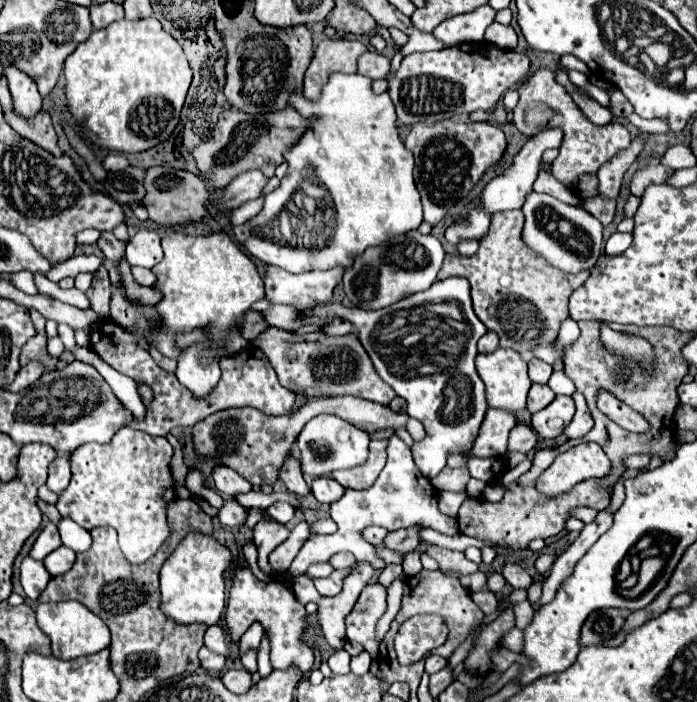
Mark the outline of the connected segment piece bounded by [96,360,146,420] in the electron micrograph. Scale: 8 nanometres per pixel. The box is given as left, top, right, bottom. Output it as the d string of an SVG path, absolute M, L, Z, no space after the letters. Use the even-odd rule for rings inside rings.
M104 360L98 364L96 370L112 386L112 392L118 396L118 400L136 416L136 420L144 420L146 406L140 402L140 396L136 392L136 382L124 374L120 374L118 370L112 370L112 366L108 366Z

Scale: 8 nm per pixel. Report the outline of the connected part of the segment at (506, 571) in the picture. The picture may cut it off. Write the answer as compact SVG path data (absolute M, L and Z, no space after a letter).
M504 564L500 574L506 578L506 582L512 588L528 588L532 584L532 578L526 570L522 570L518 564Z

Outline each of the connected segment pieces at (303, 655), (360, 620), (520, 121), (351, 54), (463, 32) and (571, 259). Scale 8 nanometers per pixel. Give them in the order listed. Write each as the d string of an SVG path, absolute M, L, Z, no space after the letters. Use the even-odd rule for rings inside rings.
M244 568L236 574L236 580L232 584L230 598L228 598L228 608L226 608L228 632L232 636L233 643L239 642L242 634L246 632L246 628L254 620L258 620L264 626L264 630L270 634L270 644L272 644L270 662L272 662L272 668L286 670L290 666L296 666L300 672L308 672L312 668L314 652L304 642L300 642L300 634L304 630L306 616L308 614L306 614L304 606L294 600L292 590L284 588L280 582L276 582L276 580L272 580L270 584L260 582L248 568Z
M374 582L360 592L352 612L344 618L348 640L360 642L372 658L378 656L380 642L376 640L376 624L384 612L386 612L386 586Z
M536 70L528 80L518 88L520 92L520 102L513 110L512 123L522 133L528 137L536 135L541 128L559 127L564 132L562 144L560 144L560 154L552 162L552 174L556 180L560 180L566 188L576 188L580 178L586 174L596 174L600 166L610 162L618 152L626 150L630 146L630 132L626 126L618 122L610 122L604 126L592 124L584 114L580 114L580 108L574 104L570 94L554 80L554 72L550 70ZM533 100L533 105L531 104ZM537 104L548 104L554 110L554 118L549 121L546 127L535 127L528 125L525 121L525 112L528 106L537 106Z
M326 38L316 46L314 58L304 76L304 96L308 100L316 100L320 90L328 82L330 74L358 72L358 58L364 54L368 46L360 40L348 38Z
M480 6L472 14L460 14L444 20L434 28L434 38L444 46L456 46L464 42L484 42L486 28L494 22L496 10L492 6Z
M530 192L522 206L524 228L522 242L562 272L578 272L592 268L602 250L602 224L582 206L570 206L542 192Z

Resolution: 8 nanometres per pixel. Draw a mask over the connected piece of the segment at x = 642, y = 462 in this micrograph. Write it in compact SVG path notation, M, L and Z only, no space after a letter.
M634 454L634 456L628 456L628 458L624 458L624 462L622 462L622 466L624 466L624 470L626 468L636 468L636 466L648 466L650 464L650 456L648 454Z

